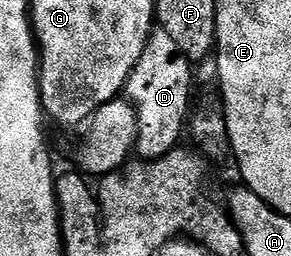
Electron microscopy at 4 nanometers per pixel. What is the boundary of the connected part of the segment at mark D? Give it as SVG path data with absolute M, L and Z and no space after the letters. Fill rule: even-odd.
M155 28L142 51L124 90L125 98L136 108L135 154L141 159L157 159L179 146L192 109L192 63L165 30Z

